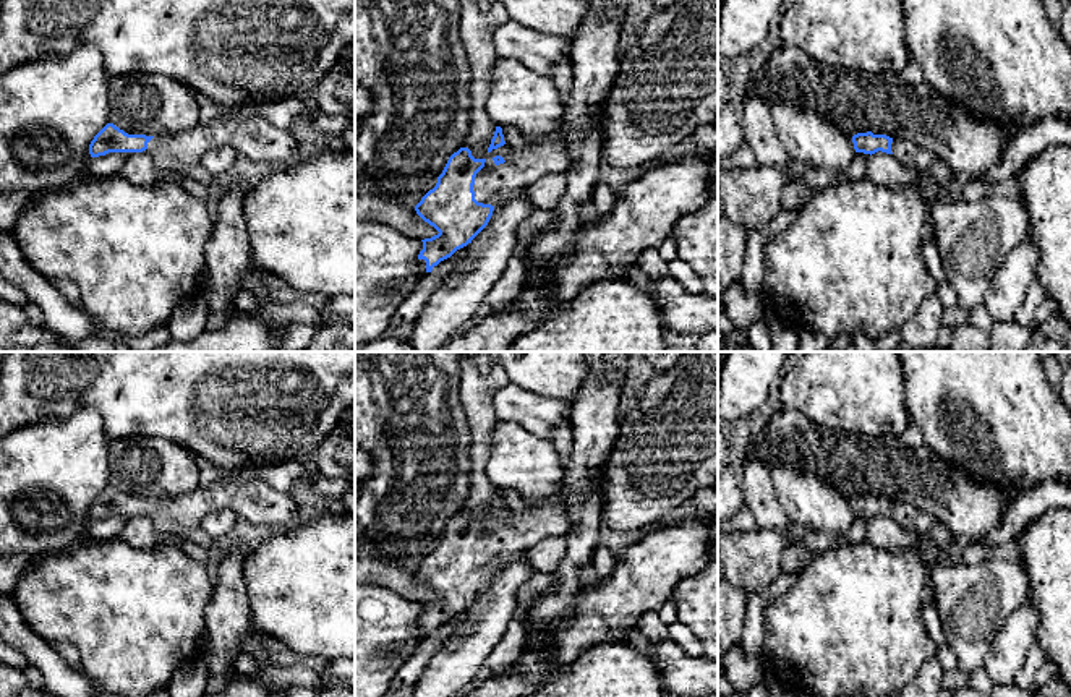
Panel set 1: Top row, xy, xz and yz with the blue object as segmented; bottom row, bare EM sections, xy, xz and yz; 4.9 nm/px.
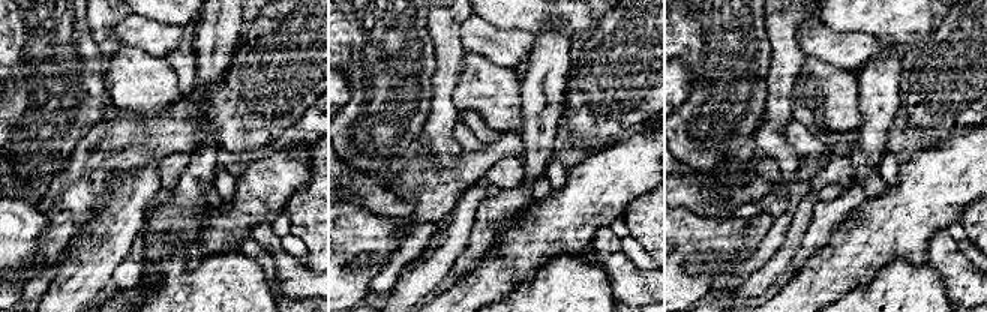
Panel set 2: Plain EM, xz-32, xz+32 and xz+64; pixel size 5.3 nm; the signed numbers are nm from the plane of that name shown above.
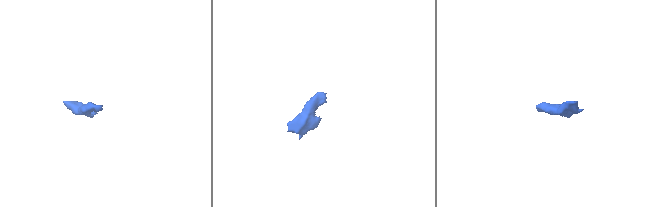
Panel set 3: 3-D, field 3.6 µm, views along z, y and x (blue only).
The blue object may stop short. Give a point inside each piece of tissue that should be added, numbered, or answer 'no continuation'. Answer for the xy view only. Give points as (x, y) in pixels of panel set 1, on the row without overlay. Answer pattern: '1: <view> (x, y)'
1: xy (255, 500)

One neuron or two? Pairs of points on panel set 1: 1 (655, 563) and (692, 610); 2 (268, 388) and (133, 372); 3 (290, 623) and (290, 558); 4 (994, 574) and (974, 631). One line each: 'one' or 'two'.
1: two
2: one
3: one
4: one

